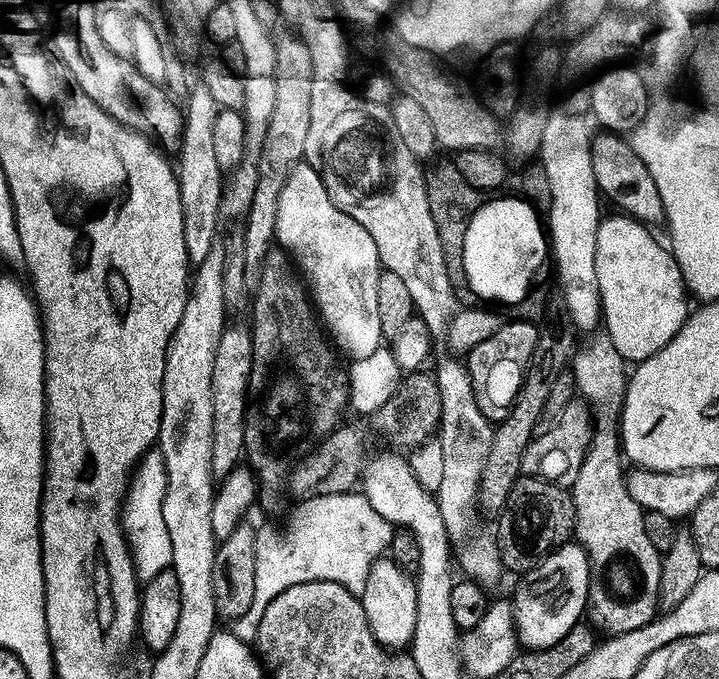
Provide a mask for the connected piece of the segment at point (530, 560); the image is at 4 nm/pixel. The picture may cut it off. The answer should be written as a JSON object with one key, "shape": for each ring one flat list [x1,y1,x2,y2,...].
{"shape":[[521,475,498,520,500,532,498,530,496,547,503,567,523,570,534,566,553,548,565,547,575,537,577,518,578,502,571,487,538,476]]}

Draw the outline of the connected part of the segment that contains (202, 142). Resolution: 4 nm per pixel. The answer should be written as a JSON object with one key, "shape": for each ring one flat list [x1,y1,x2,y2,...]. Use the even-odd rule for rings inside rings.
{"shape":[[203,86,193,87,189,91,182,108,184,135,178,149,178,155,180,155,178,179,186,250,189,261,196,266,217,247,216,227,220,224,222,197,226,183,222,170,218,166,218,158,214,154,214,118,220,113,220,109,220,105,214,102,210,90,206,90]]}

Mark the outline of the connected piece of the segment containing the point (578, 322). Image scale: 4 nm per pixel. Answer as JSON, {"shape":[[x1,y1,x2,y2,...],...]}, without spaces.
{"shape":[[571,110,553,111,546,122,546,134,542,134,538,141,538,160,550,177,552,201,546,210,546,233,551,259,556,259,556,276,560,279,558,288,565,298,575,331,592,334,602,324,600,287,598,274,594,270,594,250,602,223,602,196,596,186,592,165,594,132,588,129,584,118]]}

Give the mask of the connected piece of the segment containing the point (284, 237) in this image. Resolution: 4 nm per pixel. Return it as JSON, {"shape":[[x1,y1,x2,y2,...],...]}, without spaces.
{"shape":[[301,162,290,178,286,178,286,186,282,186,282,194,278,198,275,243,294,257,299,271,306,277,319,319,330,336,332,331,331,339,334,344,336,339,337,344,335,347,341,353,344,351,349,361,374,354,374,350,382,346,382,322,378,322,378,278,382,265,378,246,374,246,374,238,370,238,370,234,366,234,366,230,362,230,354,218,334,206,322,178,306,162]]}

